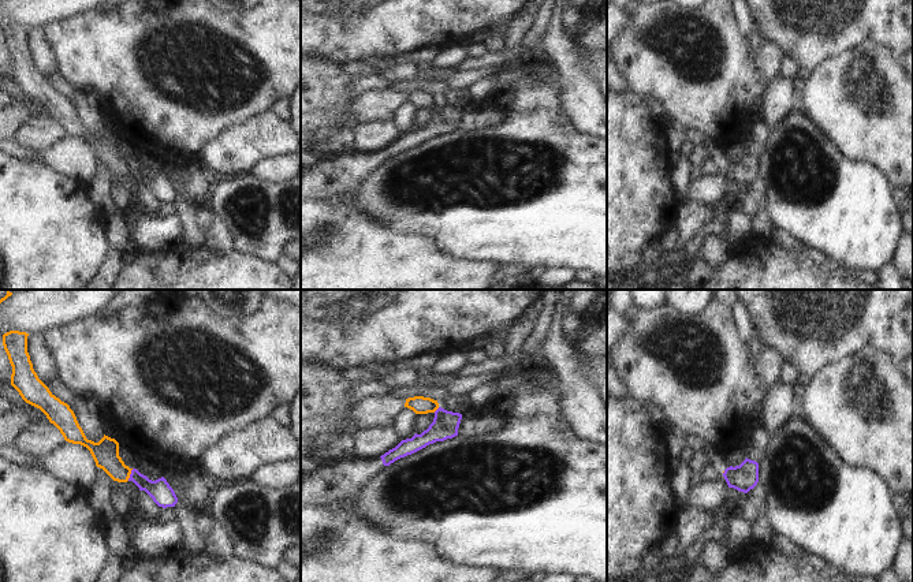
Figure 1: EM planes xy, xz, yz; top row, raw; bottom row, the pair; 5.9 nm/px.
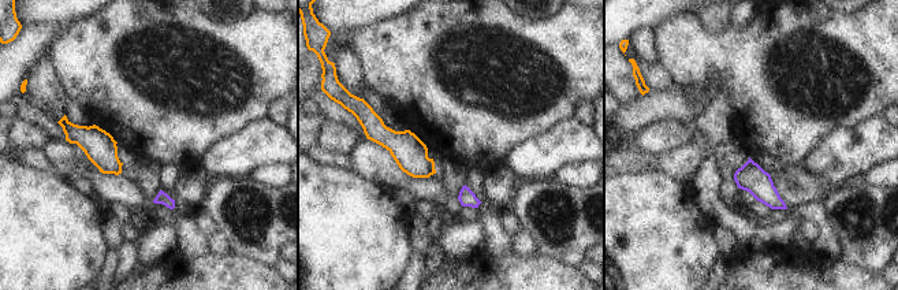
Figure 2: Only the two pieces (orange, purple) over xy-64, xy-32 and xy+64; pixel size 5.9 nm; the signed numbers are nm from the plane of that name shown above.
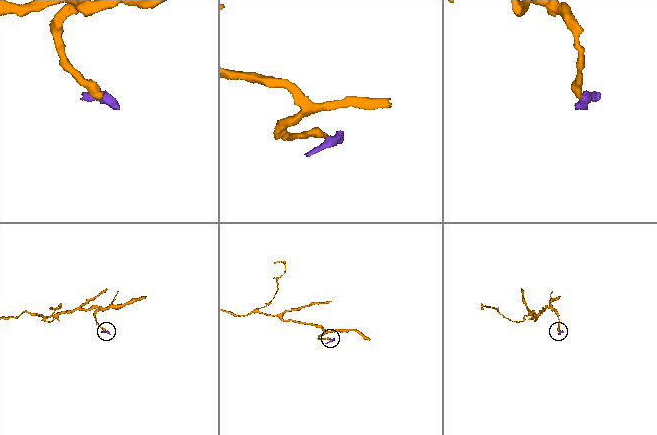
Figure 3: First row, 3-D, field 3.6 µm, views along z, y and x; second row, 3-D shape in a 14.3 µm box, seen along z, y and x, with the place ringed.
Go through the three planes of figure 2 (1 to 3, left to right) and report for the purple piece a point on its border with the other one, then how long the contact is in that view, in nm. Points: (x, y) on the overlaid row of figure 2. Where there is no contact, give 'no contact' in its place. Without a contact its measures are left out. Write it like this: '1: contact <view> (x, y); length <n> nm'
1: no contact
2: no contact
3: no contact

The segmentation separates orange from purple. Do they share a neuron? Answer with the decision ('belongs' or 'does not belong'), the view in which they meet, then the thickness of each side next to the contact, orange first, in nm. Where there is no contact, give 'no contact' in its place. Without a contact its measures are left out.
does not belong | xy | 160/140 nm

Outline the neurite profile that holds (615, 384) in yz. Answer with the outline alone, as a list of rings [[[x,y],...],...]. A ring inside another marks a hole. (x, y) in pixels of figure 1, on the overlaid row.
[[[607,368],[607,391],[615,393],[618,398],[627,398],[627,387],[618,376],[614,368]]]

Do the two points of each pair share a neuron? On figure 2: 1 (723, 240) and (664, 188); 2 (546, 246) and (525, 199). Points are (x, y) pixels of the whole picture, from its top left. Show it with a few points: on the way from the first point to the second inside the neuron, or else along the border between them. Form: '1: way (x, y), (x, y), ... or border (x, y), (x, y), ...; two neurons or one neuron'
1: border (715, 226), (712, 242), (718, 253); two neurons
2: way (541, 234), (535, 226), (533, 211); one neuron

